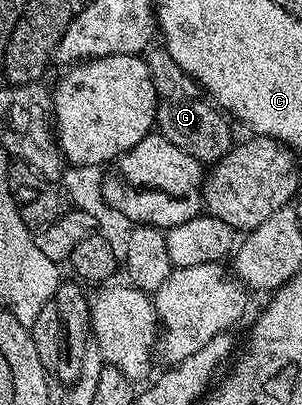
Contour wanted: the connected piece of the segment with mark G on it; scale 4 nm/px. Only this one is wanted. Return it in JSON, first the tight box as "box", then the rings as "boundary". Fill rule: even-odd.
{"box":[147,48,235,164],"boundary":[[[164,48],[150,49],[147,61],[157,97],[156,129],[171,140],[175,148],[183,148],[183,152],[195,156],[203,164],[212,164],[227,156],[235,145],[235,137],[229,131],[230,119],[198,89],[197,81],[171,60]]]}

